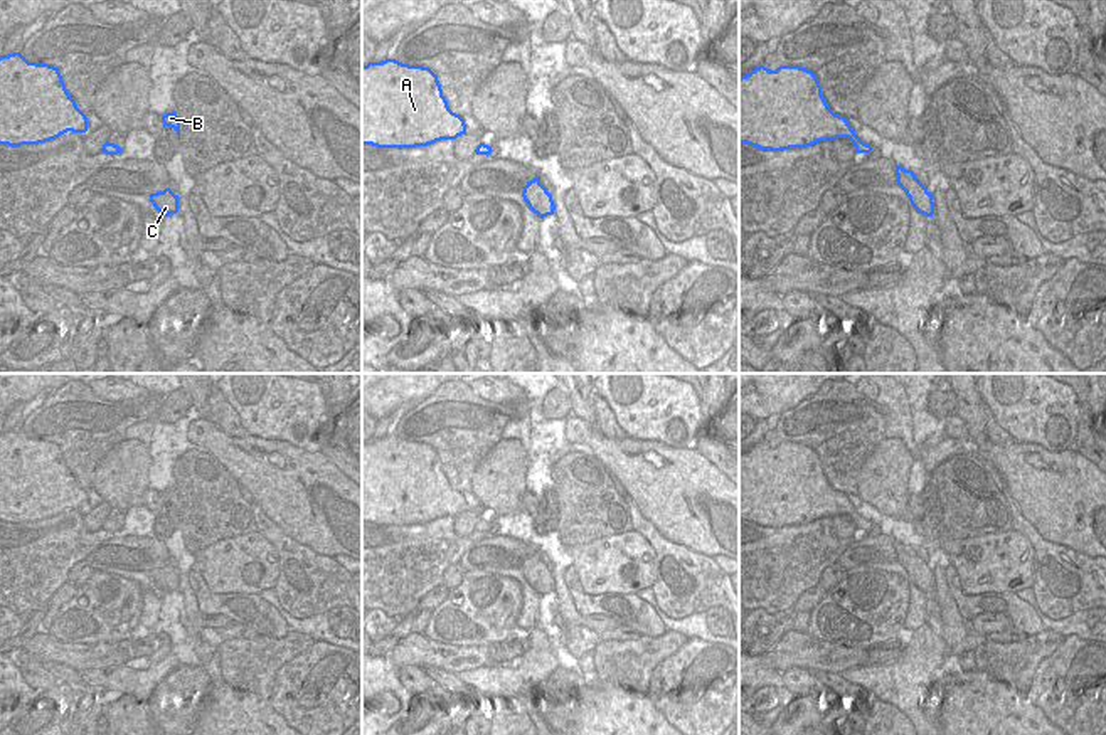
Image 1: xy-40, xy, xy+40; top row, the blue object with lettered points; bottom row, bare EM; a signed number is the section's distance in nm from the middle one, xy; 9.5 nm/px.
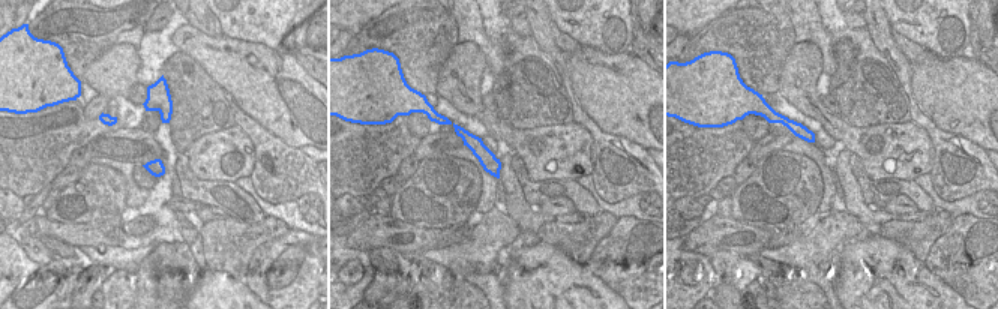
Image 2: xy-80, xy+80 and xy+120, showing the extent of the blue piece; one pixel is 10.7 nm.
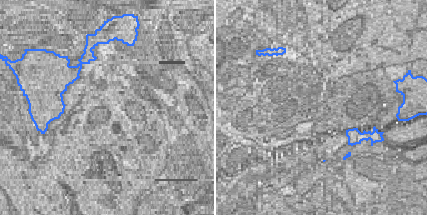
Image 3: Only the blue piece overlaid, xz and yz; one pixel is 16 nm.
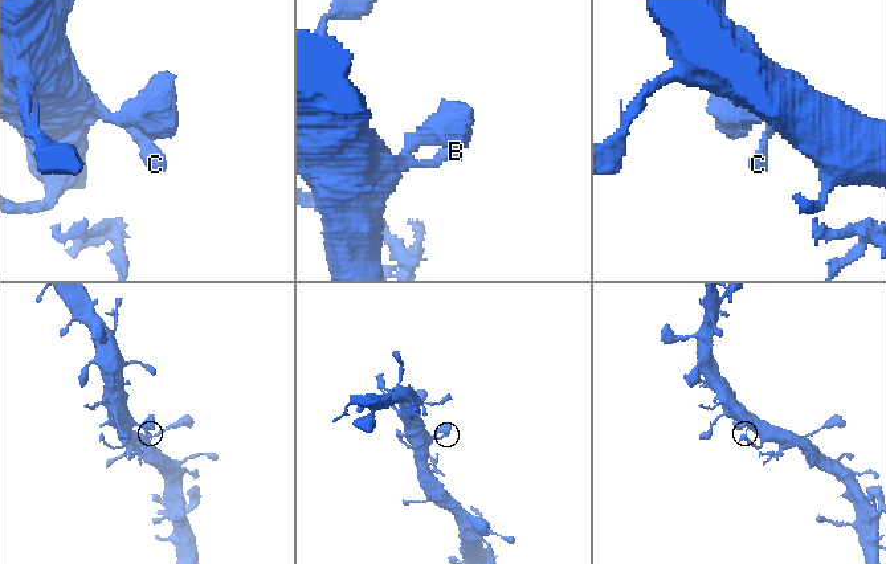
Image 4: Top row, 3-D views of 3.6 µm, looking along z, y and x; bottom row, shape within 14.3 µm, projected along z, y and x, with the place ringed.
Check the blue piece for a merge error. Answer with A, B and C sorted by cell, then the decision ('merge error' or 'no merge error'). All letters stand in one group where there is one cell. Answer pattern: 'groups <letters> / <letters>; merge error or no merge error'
groups A B C; no merge error

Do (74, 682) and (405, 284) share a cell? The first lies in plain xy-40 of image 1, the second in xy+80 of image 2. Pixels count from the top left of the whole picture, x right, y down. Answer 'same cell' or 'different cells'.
different cells

